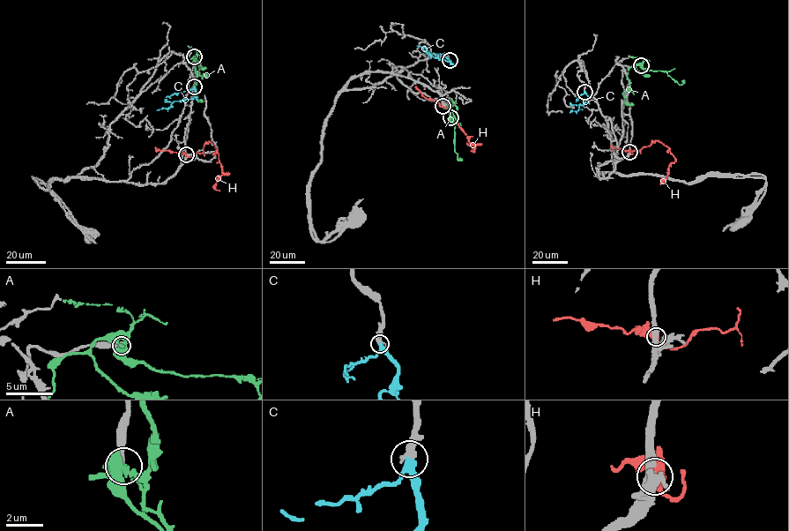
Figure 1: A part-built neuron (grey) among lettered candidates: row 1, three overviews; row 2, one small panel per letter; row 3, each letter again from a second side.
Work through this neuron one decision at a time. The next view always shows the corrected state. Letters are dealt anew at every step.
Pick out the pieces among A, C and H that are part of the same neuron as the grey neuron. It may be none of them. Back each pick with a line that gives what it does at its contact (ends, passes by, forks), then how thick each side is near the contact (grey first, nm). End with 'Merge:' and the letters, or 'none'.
C: It passes by. Thickness 360 nm (grey) against 320 nm
Merge: C

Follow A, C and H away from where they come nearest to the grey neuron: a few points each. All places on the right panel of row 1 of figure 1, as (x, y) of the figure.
A: (641, 65), (637, 63), (628, 70), (627, 78), (630, 85), (622, 93), (625, 102), (633, 105)
C: (584, 91), (587, 96), (585, 102), (576, 111), (569, 112)
H: (629, 152), (632, 154), (634, 151), (656, 140), (666, 146), (675, 160), (660, 184)

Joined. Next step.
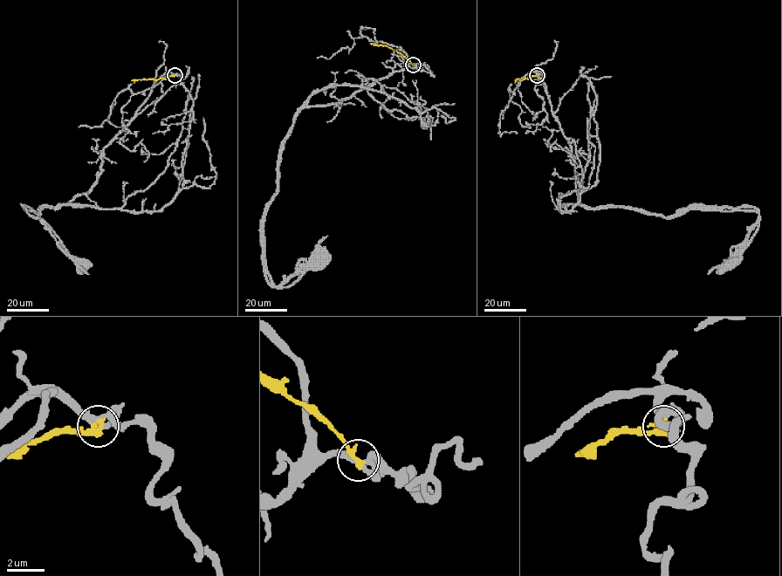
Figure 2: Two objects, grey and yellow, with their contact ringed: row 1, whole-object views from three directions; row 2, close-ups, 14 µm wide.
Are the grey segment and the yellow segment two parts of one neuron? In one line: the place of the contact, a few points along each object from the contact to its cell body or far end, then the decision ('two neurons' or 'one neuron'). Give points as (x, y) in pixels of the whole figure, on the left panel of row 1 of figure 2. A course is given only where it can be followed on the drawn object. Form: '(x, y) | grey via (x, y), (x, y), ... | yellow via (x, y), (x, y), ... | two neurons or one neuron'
(174, 75) | grey via (174, 75), (154, 84), (104, 149), (86, 193), (36, 217), (24, 209), (83, 263) | yellow via (174, 75), (132, 80) | two neurons

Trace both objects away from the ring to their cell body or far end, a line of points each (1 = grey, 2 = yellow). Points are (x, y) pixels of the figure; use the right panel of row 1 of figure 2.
1: (537, 75), (571, 149), (578, 203), (667, 217), (755, 210), (744, 250), (728, 263)
2: (537, 75), (515, 80)

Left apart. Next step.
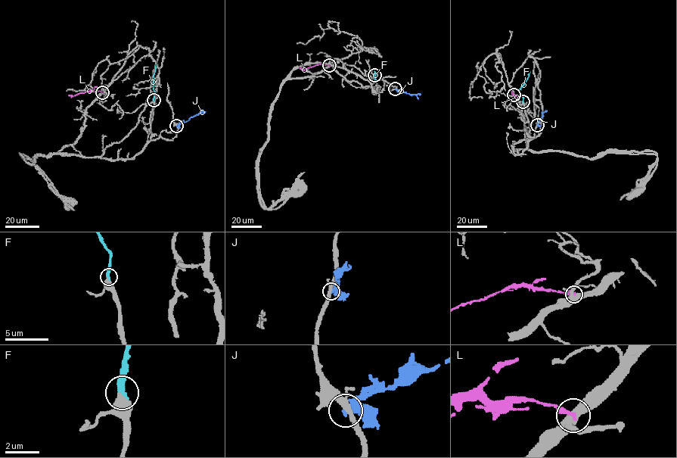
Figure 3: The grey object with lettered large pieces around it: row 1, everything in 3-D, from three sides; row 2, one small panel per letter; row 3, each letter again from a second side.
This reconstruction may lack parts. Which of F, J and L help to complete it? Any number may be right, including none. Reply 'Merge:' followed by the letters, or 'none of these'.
Merge: F

